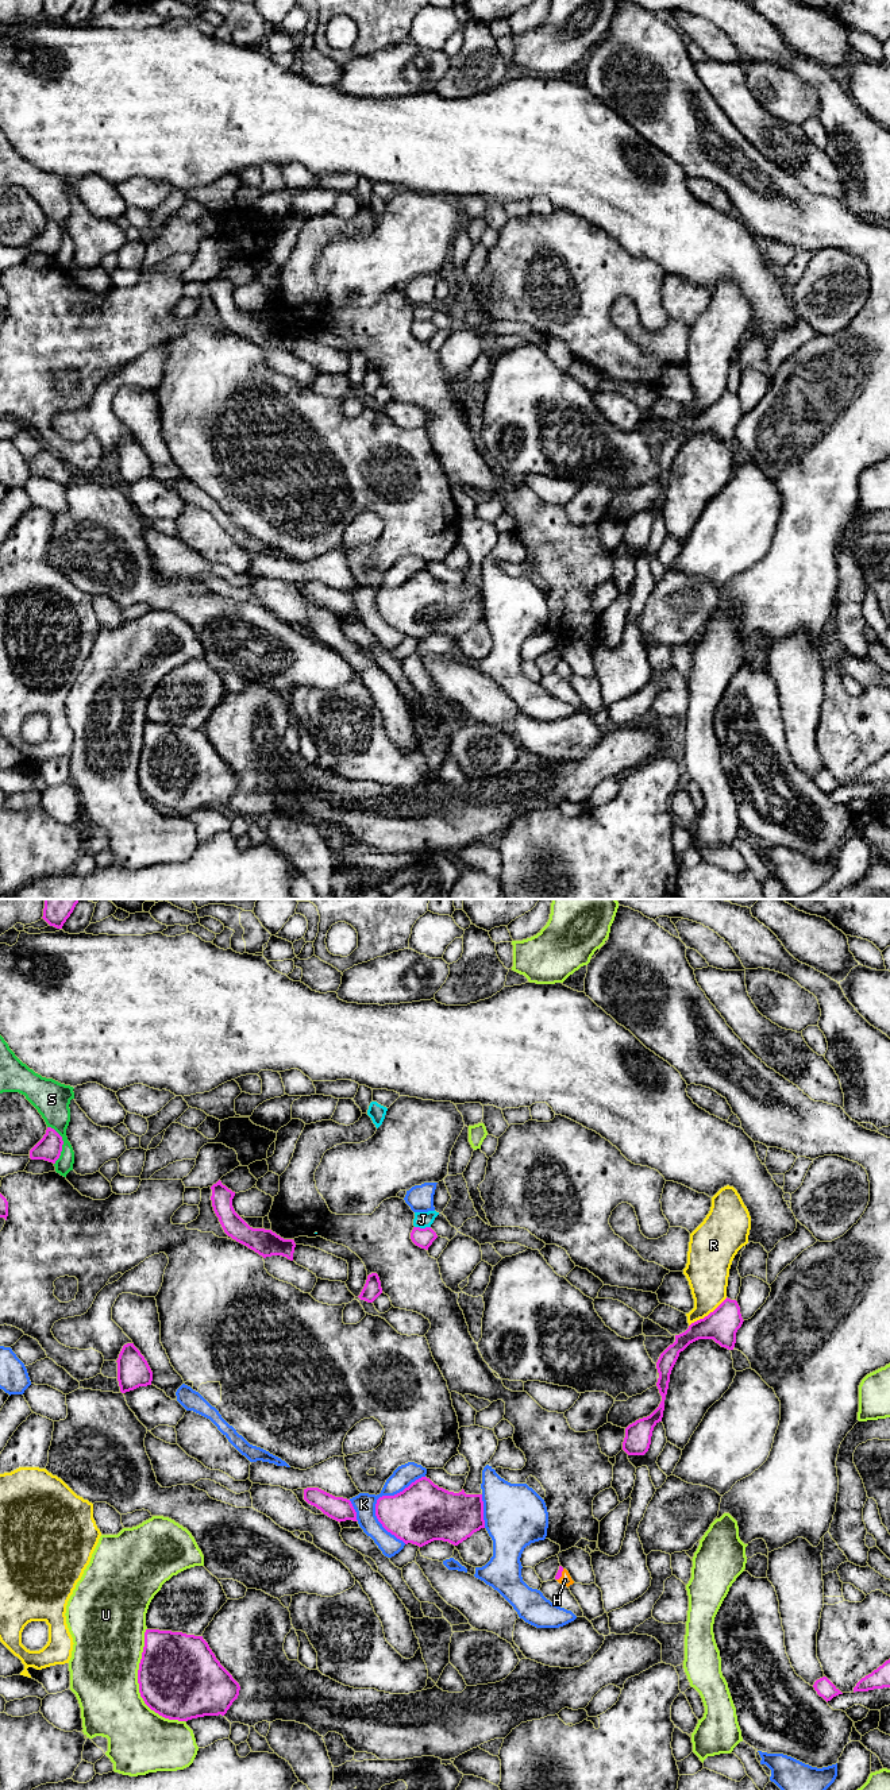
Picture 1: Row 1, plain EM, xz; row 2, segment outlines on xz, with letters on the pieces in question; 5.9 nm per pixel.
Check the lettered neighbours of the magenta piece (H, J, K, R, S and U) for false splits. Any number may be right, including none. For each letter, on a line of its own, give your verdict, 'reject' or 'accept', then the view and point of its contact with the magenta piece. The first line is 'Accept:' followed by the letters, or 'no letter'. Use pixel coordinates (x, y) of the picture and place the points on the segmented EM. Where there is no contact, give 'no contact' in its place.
Accept: H
H: accept; meets magenta in xz at (561, 1574)
J: reject; meets magenta in xz at (423, 1229)
K: reject; meets magenta in xz at (377, 1500)
R: reject; meets magenta in xz at (709, 1314)
S: reject; meets magenta in xz at (62, 1144)
U: reject; meets magenta in xz at (139, 1685)

